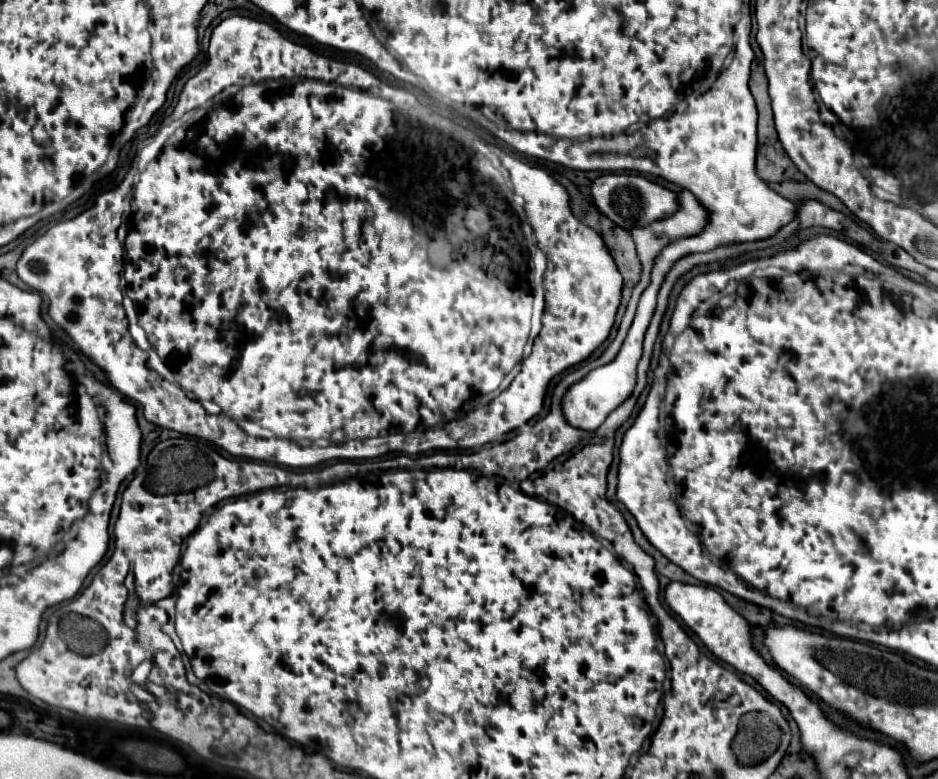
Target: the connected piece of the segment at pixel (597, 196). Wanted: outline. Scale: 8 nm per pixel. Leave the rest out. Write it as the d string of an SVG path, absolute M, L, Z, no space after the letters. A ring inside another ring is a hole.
M606 173L600 175L592 183L592 199L598 205L598 209L610 217L616 225L624 229L634 229L634 227L646 227L654 221L662 221L662 217L670 217L678 211L678 193L648 181L642 175L632 175L632 173Z

